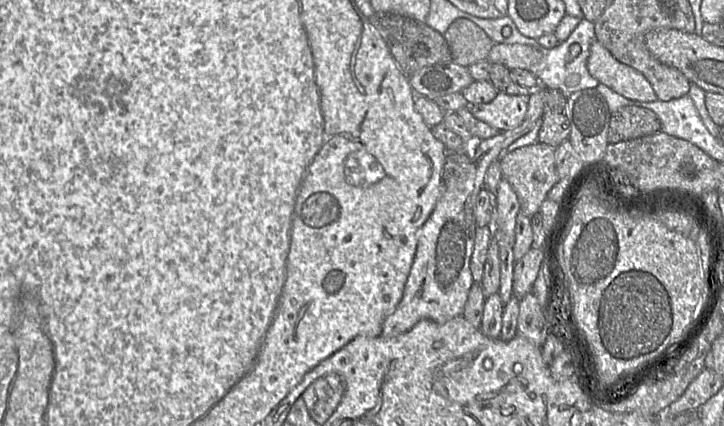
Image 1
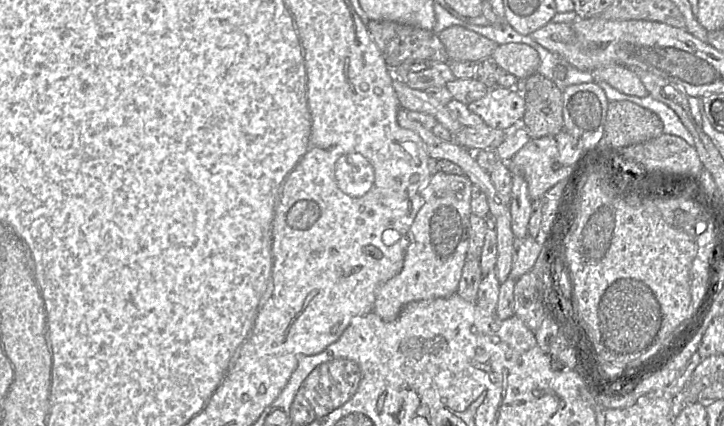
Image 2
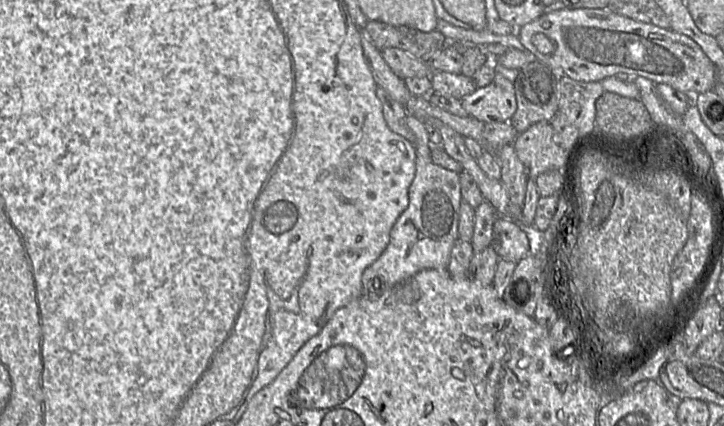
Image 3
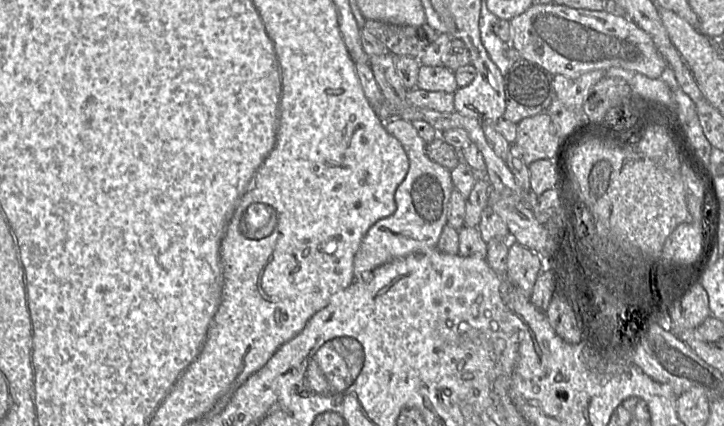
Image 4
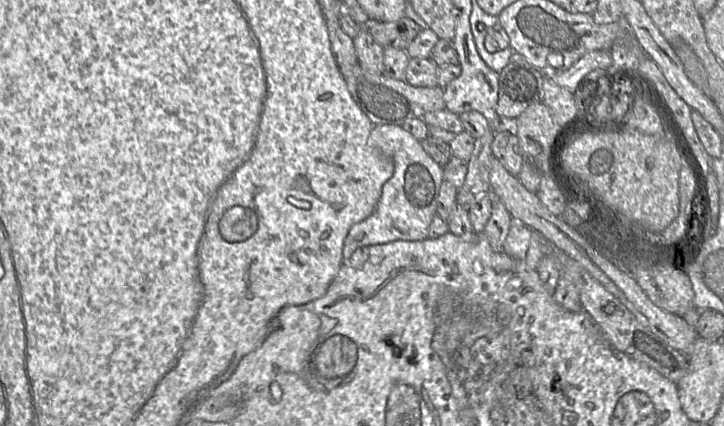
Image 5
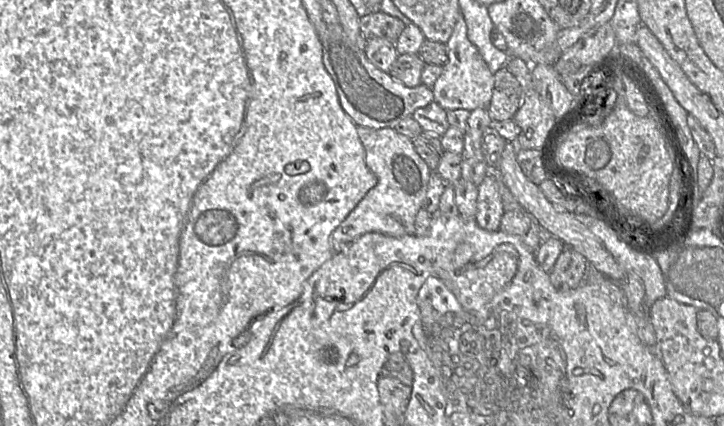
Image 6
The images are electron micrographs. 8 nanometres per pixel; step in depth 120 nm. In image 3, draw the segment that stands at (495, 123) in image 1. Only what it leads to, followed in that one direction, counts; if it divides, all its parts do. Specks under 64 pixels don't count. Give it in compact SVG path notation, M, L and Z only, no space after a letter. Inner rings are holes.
M496 72L493 81L461 99L469 116L483 123L509 122L517 109L514 84Z

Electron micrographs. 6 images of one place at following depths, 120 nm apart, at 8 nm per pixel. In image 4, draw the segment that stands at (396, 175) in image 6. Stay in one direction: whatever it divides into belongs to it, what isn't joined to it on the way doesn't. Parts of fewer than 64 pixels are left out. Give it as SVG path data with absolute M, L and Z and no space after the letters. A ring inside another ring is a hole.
M394 118L385 122L385 129L402 144L408 156L409 170L395 191L395 212L373 224L361 241L353 261L356 281L370 282L377 267L413 253L435 249L447 224L449 199L454 189L450 171L427 156L426 143L410 121Z

